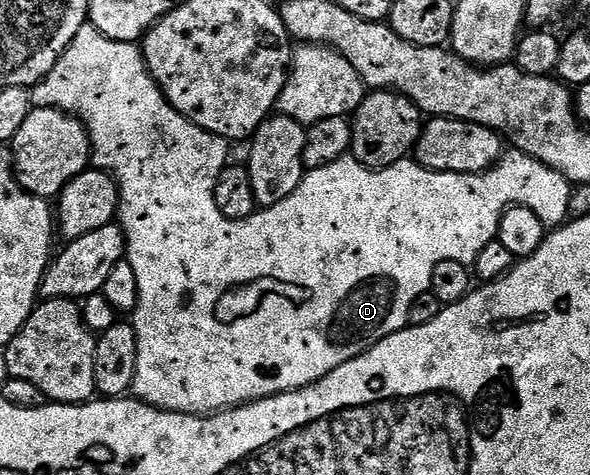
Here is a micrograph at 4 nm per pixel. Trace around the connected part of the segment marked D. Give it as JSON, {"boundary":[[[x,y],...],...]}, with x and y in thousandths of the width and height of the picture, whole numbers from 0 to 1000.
{"boundary":[[[151,53],[139,57],[136,69],[129,69],[129,78],[115,95],[112,109],[108,109],[107,116],[100,116],[95,137],[88,145],[88,154],[81,154],[81,162],[75,162],[68,168],[51,192],[51,215],[58,225],[92,225],[98,234],[112,236],[114,242],[127,244],[134,257],[139,259],[139,265],[144,269],[144,282],[151,293],[153,333],[158,349],[164,354],[164,358],[180,360],[185,368],[192,368],[193,381],[200,389],[197,469],[198,476],[207,480],[207,499],[214,505],[214,535],[210,541],[224,558],[224,575],[231,583],[231,600],[234,602],[234,646],[227,653],[224,665],[227,699],[231,701],[231,785],[227,787],[224,823],[242,848],[249,848],[253,857],[269,857],[273,865],[297,865],[298,869],[312,869],[314,874],[361,874],[366,865],[381,865],[393,857],[407,857],[414,848],[427,846],[429,840],[453,840],[463,832],[481,827],[483,823],[500,823],[510,815],[529,811],[536,802],[542,802],[556,785],[563,785],[563,777],[569,777],[576,768],[583,768],[590,758],[602,756],[607,747],[614,747],[625,731],[636,731],[651,709],[658,709],[664,701],[671,701],[690,686],[688,669],[692,667],[692,651],[698,651],[698,634],[705,634],[705,625],[712,625],[712,617],[729,611],[732,566],[739,566],[739,558],[746,558],[746,549],[780,549],[792,558],[802,558],[807,549],[807,541],[814,541],[820,516],[827,516],[836,503],[842,503],[851,453],[856,451],[864,436],[898,440],[902,446],[908,448],[908,457],[932,482],[944,482],[954,476],[963,461],[969,387],[966,387],[954,368],[942,364],[942,356],[936,356],[929,347],[908,339],[908,331],[895,331],[885,318],[873,316],[853,324],[851,333],[846,335],[837,349],[824,360],[807,364],[805,368],[781,368],[780,364],[759,364],[758,360],[727,360],[725,354],[712,352],[700,339],[683,339],[663,352],[629,356],[614,349],[612,343],[605,343],[597,331],[573,335],[563,347],[549,347],[549,356],[519,360],[512,371],[508,389],[502,389],[498,404],[488,415],[481,415],[481,423],[475,423],[468,432],[461,432],[449,440],[432,442],[431,451],[419,457],[419,461],[388,461],[386,457],[380,457],[380,448],[373,448],[373,440],[366,440],[363,392],[369,379],[371,364],[386,343],[386,335],[383,335],[383,309],[386,309],[385,295],[373,293],[368,284],[339,272],[325,255],[319,255],[293,225],[293,221],[290,221],[290,217],[286,217],[286,213],[283,213],[278,204],[278,196],[268,183],[268,173],[259,166],[253,149],[247,147],[247,126],[242,124],[239,105],[236,105],[229,93],[190,86],[183,78],[176,78],[176,69],[169,69],[161,57]]]}

